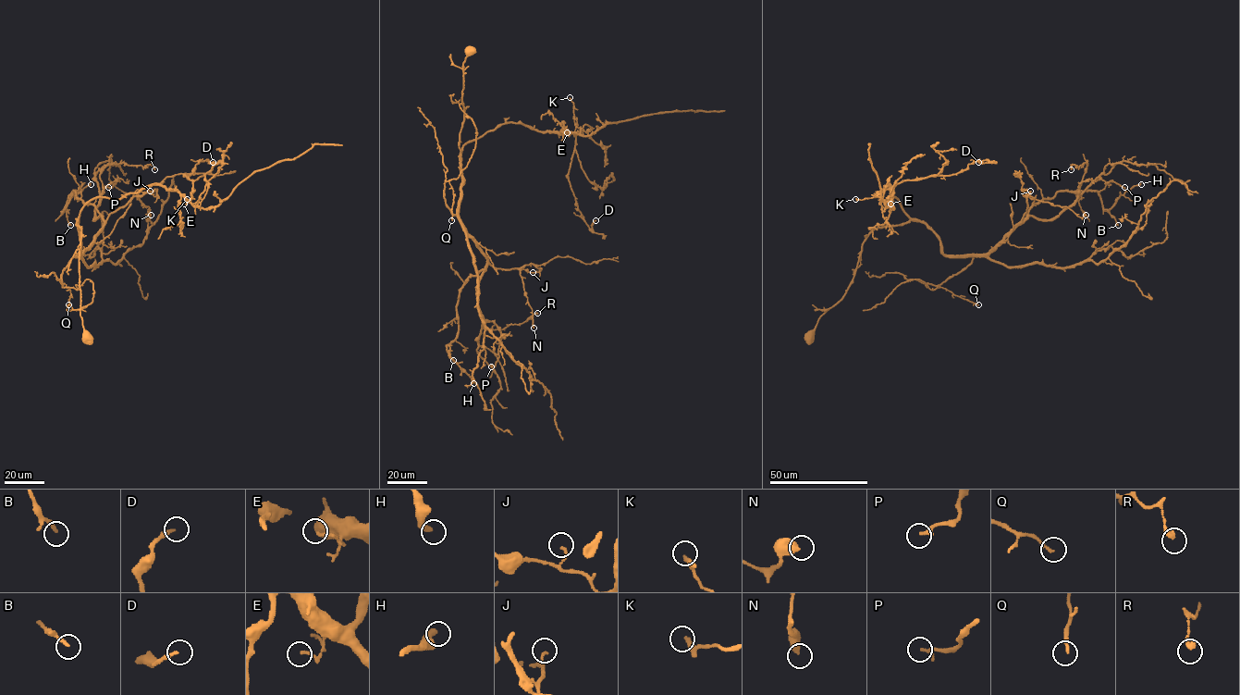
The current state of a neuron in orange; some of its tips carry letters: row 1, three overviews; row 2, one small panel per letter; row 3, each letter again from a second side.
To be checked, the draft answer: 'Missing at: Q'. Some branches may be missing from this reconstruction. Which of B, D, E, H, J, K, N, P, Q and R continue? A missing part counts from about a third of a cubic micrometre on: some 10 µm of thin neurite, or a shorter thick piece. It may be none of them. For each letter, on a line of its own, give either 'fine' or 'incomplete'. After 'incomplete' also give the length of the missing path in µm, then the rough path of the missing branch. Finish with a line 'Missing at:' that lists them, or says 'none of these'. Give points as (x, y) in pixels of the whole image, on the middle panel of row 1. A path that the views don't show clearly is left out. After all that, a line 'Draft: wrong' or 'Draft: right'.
B: fine
D: fine
E: fine
H: fine
J: fine
K: fine
N: fine
P: fine
Q: fine
R: fine
Missing at: none of these
Draft: wrong

